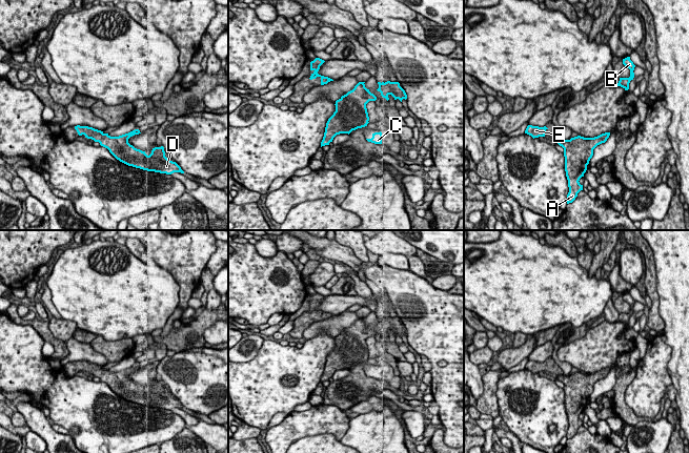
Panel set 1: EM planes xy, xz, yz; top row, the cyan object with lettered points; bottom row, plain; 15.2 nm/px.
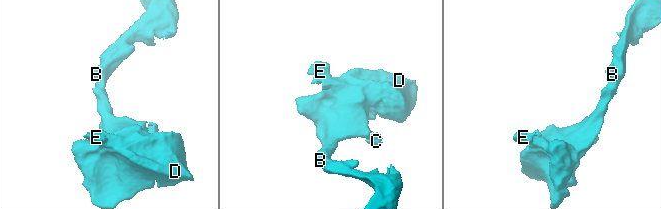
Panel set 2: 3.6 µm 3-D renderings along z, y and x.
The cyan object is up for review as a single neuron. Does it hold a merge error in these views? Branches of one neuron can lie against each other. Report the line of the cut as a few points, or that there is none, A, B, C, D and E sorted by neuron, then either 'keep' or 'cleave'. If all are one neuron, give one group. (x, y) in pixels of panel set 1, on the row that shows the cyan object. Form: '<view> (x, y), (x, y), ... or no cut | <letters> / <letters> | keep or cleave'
no cut | A B C D E | keep

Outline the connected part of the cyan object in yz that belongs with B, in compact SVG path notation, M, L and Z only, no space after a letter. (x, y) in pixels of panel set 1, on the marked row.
M627 57L627 58L623 59L623 64L630 69L630 77L629 78L620 78L620 81L617 83L617 86L621 86L625 90L628 90L629 89L629 83L634 78L633 70L634 70L635 65L630 60L630 57Z

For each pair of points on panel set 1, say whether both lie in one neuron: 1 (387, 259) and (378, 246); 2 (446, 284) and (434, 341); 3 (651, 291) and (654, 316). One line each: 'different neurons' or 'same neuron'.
1: different neurons
2: different neurons
3: same neuron

